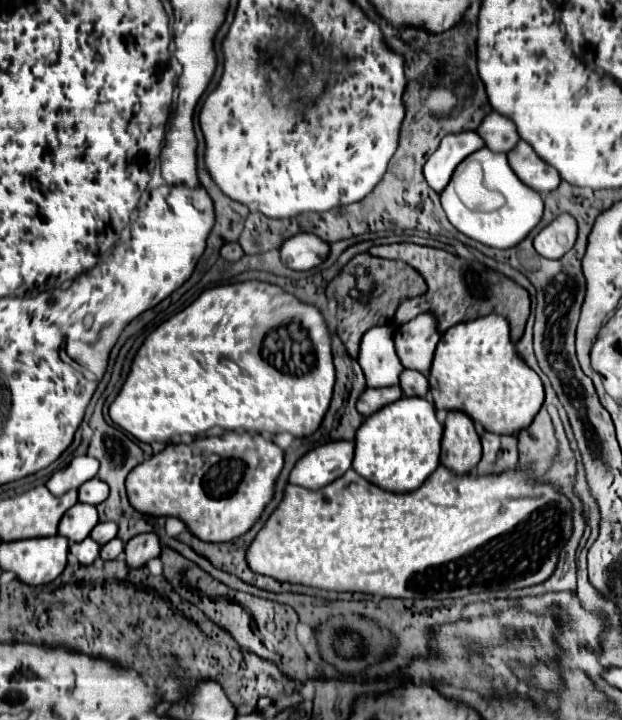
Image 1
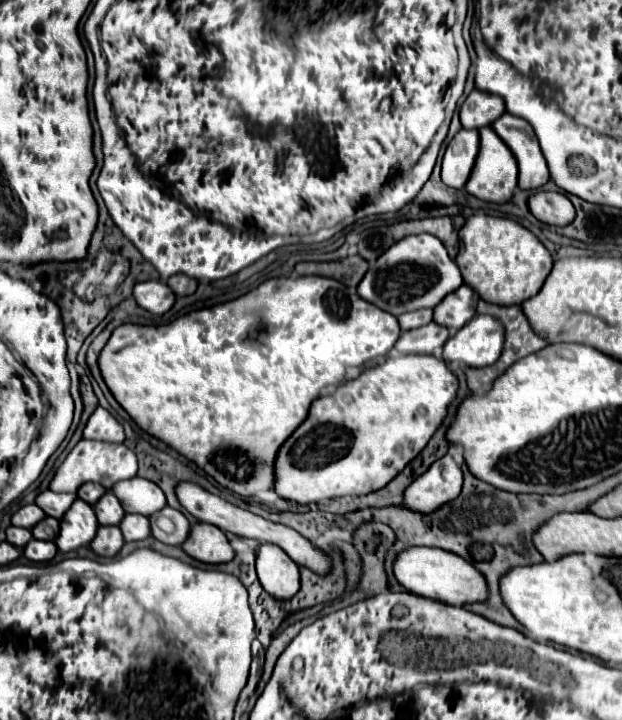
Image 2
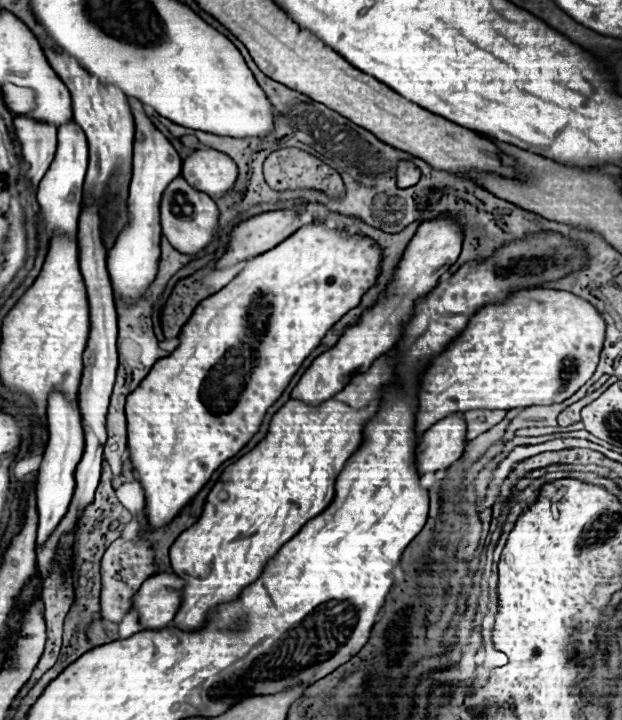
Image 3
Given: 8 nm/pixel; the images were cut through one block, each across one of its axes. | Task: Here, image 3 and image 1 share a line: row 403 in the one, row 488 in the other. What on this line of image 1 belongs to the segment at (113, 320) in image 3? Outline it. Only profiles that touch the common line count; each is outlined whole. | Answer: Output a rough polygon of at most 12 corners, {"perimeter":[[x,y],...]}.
{"perimeter":[[92,478],[78,488],[78,502],[98,506],[108,484]]}

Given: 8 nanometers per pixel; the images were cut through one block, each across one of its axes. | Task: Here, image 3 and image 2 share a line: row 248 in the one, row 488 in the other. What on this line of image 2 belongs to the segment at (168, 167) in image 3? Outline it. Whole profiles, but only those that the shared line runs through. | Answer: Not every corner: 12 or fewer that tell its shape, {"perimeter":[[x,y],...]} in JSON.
{"perimeter":[[144,478],[112,486],[124,512],[152,516],[166,506],[160,486]]}

